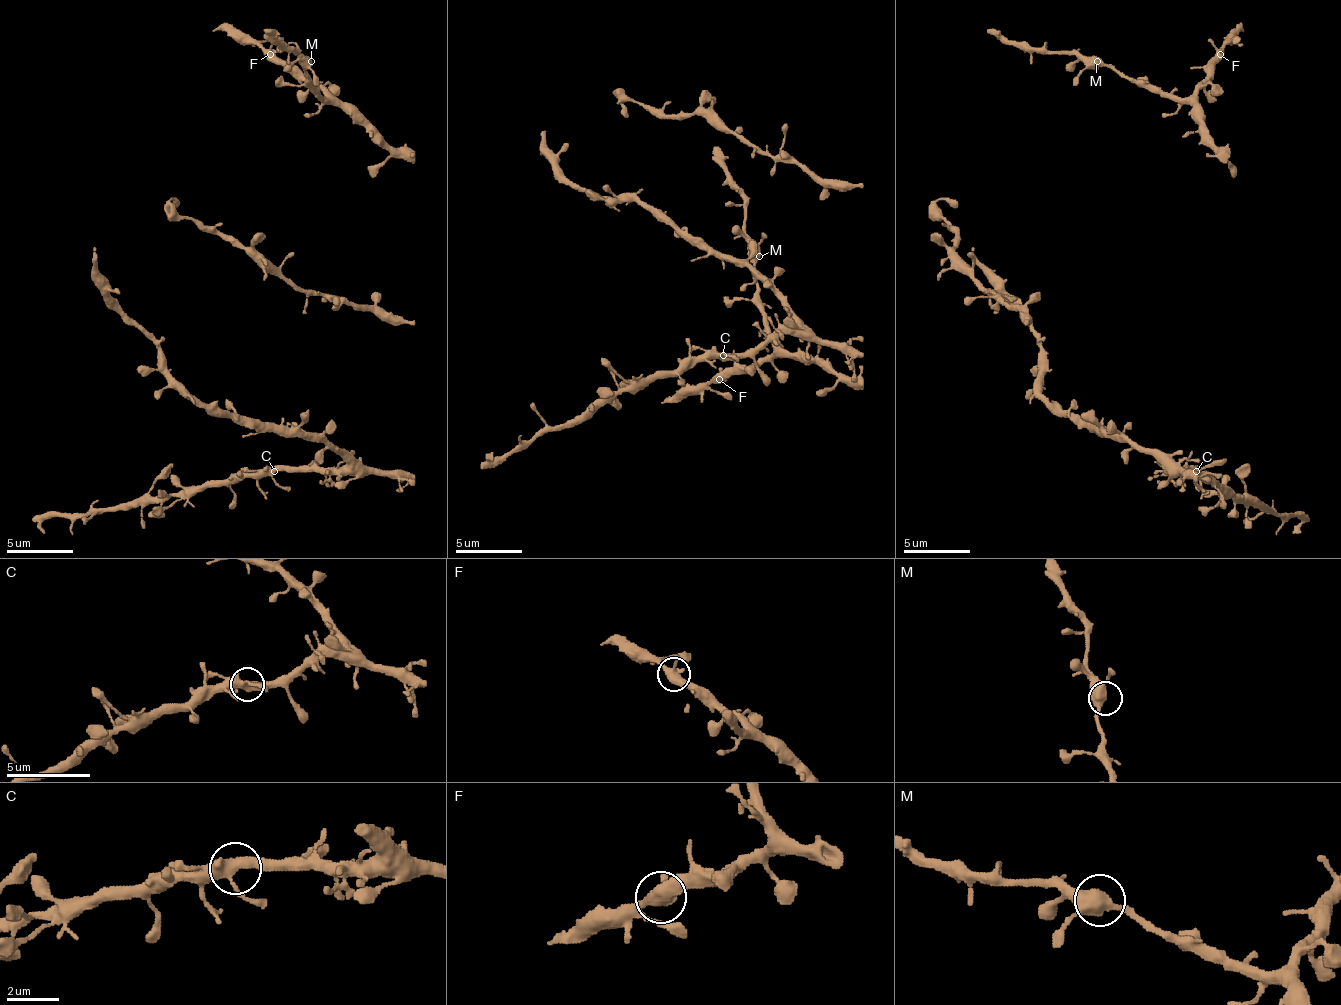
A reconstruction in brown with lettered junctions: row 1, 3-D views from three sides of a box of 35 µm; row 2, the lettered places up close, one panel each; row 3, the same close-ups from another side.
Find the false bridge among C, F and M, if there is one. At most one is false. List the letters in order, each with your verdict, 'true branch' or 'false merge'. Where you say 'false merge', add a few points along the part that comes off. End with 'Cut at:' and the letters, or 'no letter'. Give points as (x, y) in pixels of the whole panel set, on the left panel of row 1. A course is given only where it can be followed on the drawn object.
C: true branch
F: true branch
M: true branch
Cut at: no letter

